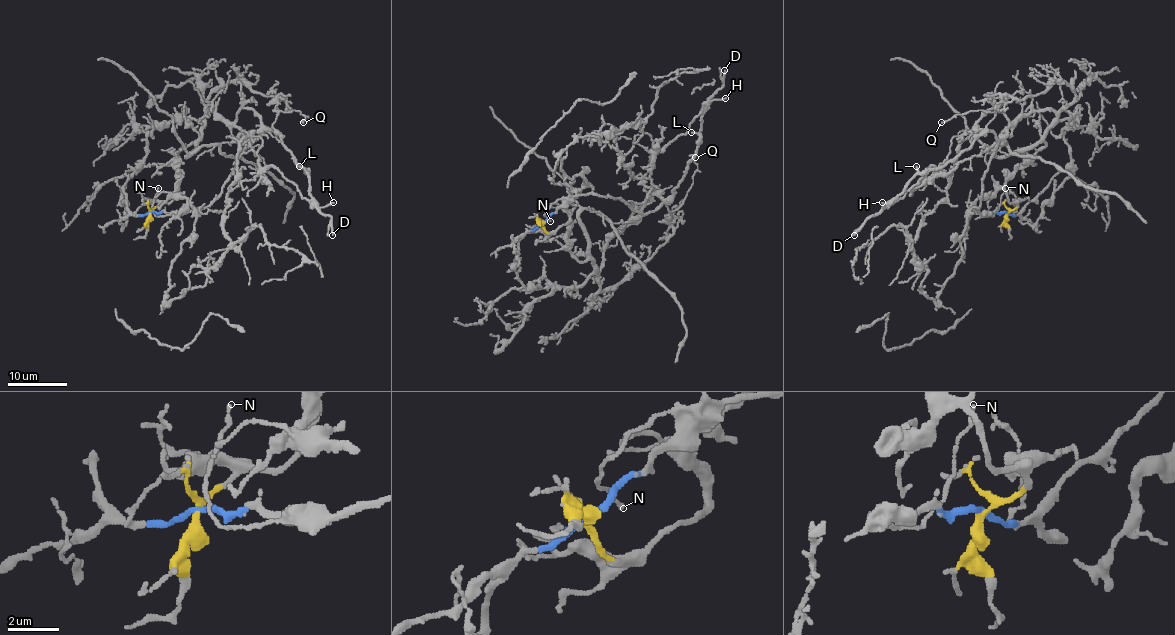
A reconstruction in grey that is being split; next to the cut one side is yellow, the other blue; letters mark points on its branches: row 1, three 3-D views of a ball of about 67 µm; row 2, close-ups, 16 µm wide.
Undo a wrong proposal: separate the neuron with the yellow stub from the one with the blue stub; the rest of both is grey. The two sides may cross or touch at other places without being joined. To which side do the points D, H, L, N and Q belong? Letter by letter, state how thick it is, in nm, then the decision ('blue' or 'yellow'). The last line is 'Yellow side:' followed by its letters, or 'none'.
D: 170 nm thick; blue
H: 130 nm thick; blue
L: 130 nm thick; blue
N: 130 nm thick; blue
Q: 110 nm thick; blue
Yellow side: none

